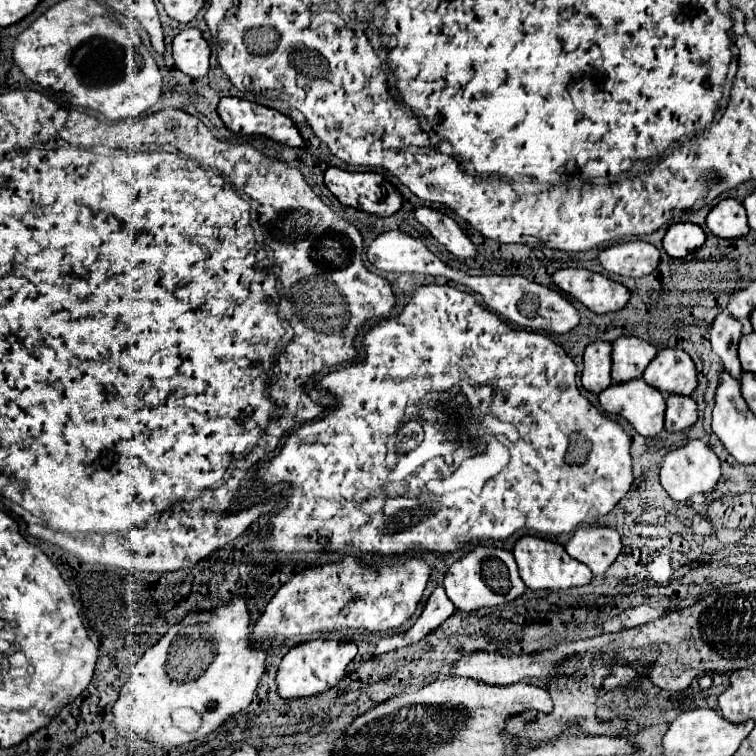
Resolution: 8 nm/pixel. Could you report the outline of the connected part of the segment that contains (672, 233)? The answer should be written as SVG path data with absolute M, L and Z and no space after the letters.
M674 223L668 227L662 247L670 257L686 257L690 251L702 247L706 233L702 233L700 225L694 223Z

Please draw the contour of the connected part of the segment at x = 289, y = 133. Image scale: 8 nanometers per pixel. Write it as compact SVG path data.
M222 97L218 105L218 115L224 125L234 133L266 135L290 147L304 145L294 121L276 109L238 97Z

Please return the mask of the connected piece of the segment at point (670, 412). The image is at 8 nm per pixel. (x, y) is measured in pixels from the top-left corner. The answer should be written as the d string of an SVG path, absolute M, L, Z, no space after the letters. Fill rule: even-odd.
M668 395L666 397L666 429L668 431L684 431L692 427L698 419L696 403L692 397Z

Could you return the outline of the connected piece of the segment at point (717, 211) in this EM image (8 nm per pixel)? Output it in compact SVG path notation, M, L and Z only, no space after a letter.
M722 199L706 215L706 229L718 237L742 237L748 233L744 205L736 199Z

